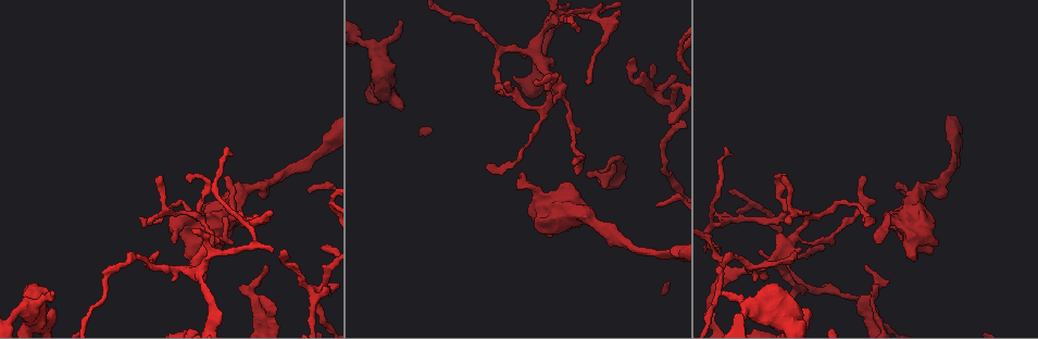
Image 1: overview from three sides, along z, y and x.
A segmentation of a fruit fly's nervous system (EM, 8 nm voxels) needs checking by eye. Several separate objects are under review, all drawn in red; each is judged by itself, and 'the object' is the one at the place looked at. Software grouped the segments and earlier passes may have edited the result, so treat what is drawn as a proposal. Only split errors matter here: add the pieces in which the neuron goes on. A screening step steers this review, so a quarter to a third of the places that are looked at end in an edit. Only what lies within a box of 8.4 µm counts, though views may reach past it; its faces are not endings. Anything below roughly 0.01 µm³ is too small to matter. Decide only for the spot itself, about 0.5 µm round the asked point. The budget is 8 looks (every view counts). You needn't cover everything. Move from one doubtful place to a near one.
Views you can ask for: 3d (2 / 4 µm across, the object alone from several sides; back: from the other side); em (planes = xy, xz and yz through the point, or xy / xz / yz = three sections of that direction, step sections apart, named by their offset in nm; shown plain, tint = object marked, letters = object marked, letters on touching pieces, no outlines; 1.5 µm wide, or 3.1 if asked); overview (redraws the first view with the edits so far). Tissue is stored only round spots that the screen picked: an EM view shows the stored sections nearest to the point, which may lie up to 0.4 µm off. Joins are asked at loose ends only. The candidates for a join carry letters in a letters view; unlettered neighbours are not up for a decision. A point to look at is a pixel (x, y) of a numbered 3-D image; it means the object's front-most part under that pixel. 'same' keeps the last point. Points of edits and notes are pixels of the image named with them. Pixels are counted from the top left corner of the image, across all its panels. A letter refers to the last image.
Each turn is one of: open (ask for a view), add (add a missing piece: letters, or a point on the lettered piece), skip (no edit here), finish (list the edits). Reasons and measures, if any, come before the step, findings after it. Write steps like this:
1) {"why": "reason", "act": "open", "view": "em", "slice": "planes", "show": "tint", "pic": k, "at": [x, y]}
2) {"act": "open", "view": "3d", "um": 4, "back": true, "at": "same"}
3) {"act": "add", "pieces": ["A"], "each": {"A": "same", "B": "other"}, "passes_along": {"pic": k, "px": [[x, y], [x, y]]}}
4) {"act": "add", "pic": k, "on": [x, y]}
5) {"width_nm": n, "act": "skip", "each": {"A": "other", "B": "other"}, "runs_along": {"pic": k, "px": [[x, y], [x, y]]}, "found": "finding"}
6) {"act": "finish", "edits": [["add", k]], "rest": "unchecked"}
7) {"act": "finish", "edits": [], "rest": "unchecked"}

{"why": "thin end", "act": "open", "view": "3d", "um": 4, "pic": 1, "at": [535, 82]}

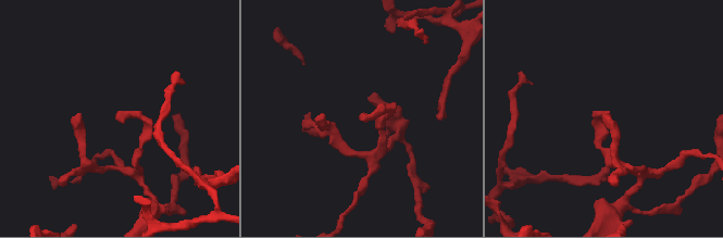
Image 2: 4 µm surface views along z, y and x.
{"act": "open", "view": "em", "slice": "planes", "show": "letters", "pic": 2, "at": [365, 114]}

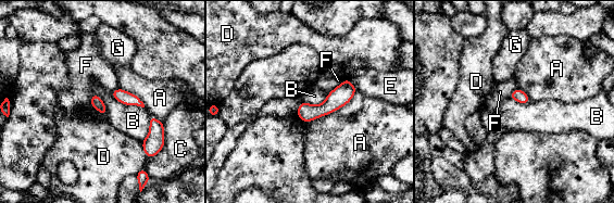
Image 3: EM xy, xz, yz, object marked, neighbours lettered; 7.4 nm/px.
{"longest_contact_nm": ["A", 460], "act": "skip", "each": {"A": "other", "B": "other", "C": "other", "D": "other", "E": "other", "F": "other", "G": "other"}, "border": {"pic": 3, "px": [[110, 91], [124, 104], [143, 108]]}, "found": "none of them fits"}

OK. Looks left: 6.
{"why": "free end", "act": "open", "view": "em", "slice": "planes", "show": "letters", "pic": 1, "at": [636, 59]}

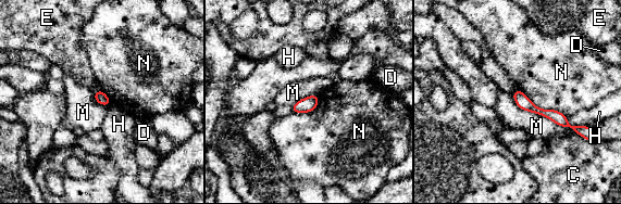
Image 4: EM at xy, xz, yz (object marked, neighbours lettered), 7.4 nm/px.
{"longest_contact_nm": ["M", 550], "act": "skip", "each": {"C": "other", "D": "other", "E": "other", "H": "other", "M": "other", "N": "other"}, "runs_along": {"pic": 4, "px": [[516, 94], [574, 128]]}, "found": "none of them fits"}

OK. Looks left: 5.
{"why": "free end", "act": "open", "view": "3d", "um": 4, "pic": 1, "at": [722, 295]}

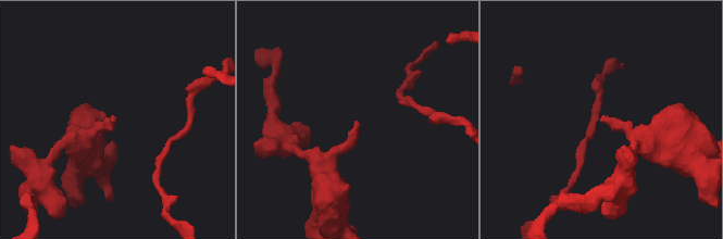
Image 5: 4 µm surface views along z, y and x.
{"why": "now the EM", "act": "open", "view": "em", "slice": "planes", "show": "letters", "pic": 5, "at": [600, 121]}

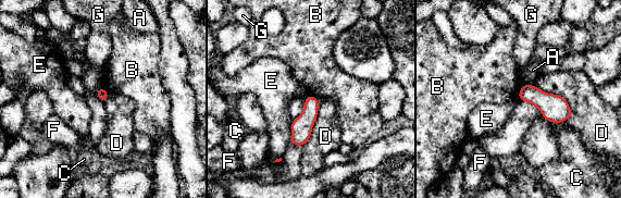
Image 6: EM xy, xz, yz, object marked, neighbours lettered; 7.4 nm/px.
{"act": "skip", "each": {"A": "other", "B": "other", "C": "other", "D": "other", "E": "other", "F": "other", "G": "other"}, "border": {"pic": 6, "px": [[101, 85], [109, 95]]}, "found": "no lettered piece goes on from it"}

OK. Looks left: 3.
{"act": "finish", "edits": [], "rest": "unchecked"}

